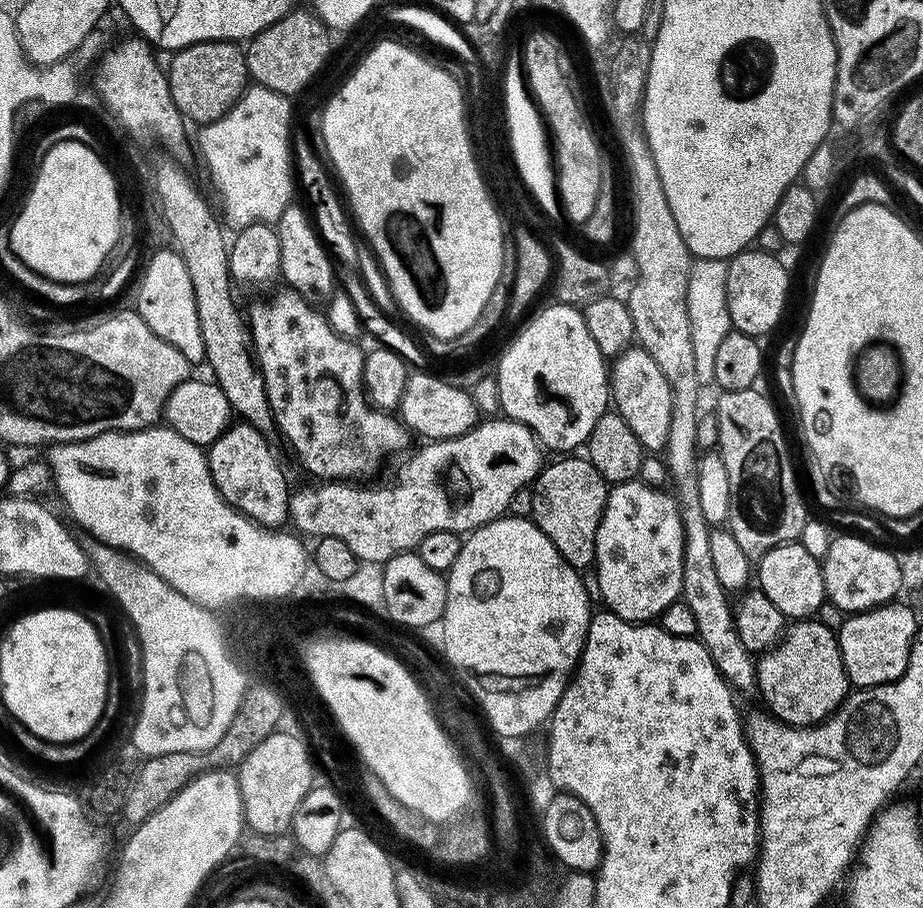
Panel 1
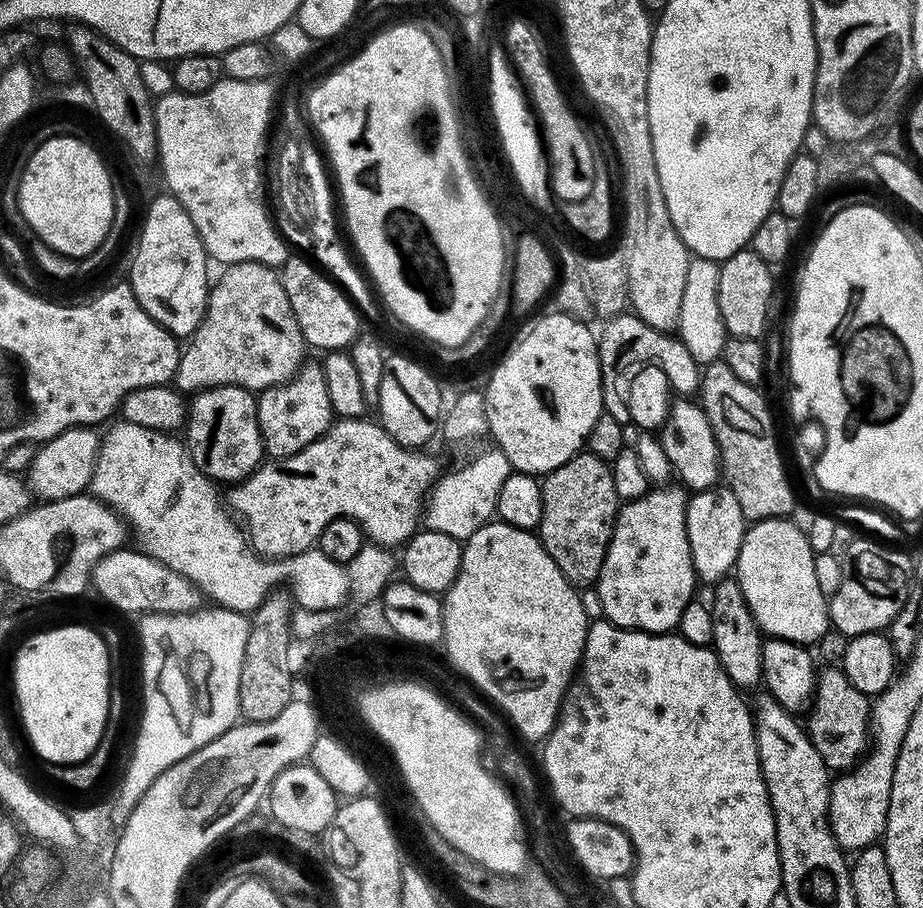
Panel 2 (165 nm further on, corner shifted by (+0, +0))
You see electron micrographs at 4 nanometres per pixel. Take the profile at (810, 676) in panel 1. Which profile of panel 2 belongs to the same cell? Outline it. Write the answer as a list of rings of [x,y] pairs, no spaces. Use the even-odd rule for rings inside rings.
[[[839,667],[828,668],[819,673],[816,677],[816,691],[814,693],[814,703],[807,713],[806,731],[814,742],[814,750],[822,754],[822,762],[829,770],[847,770],[863,757],[870,744],[870,700],[869,697],[862,695],[853,686],[846,674]]]

